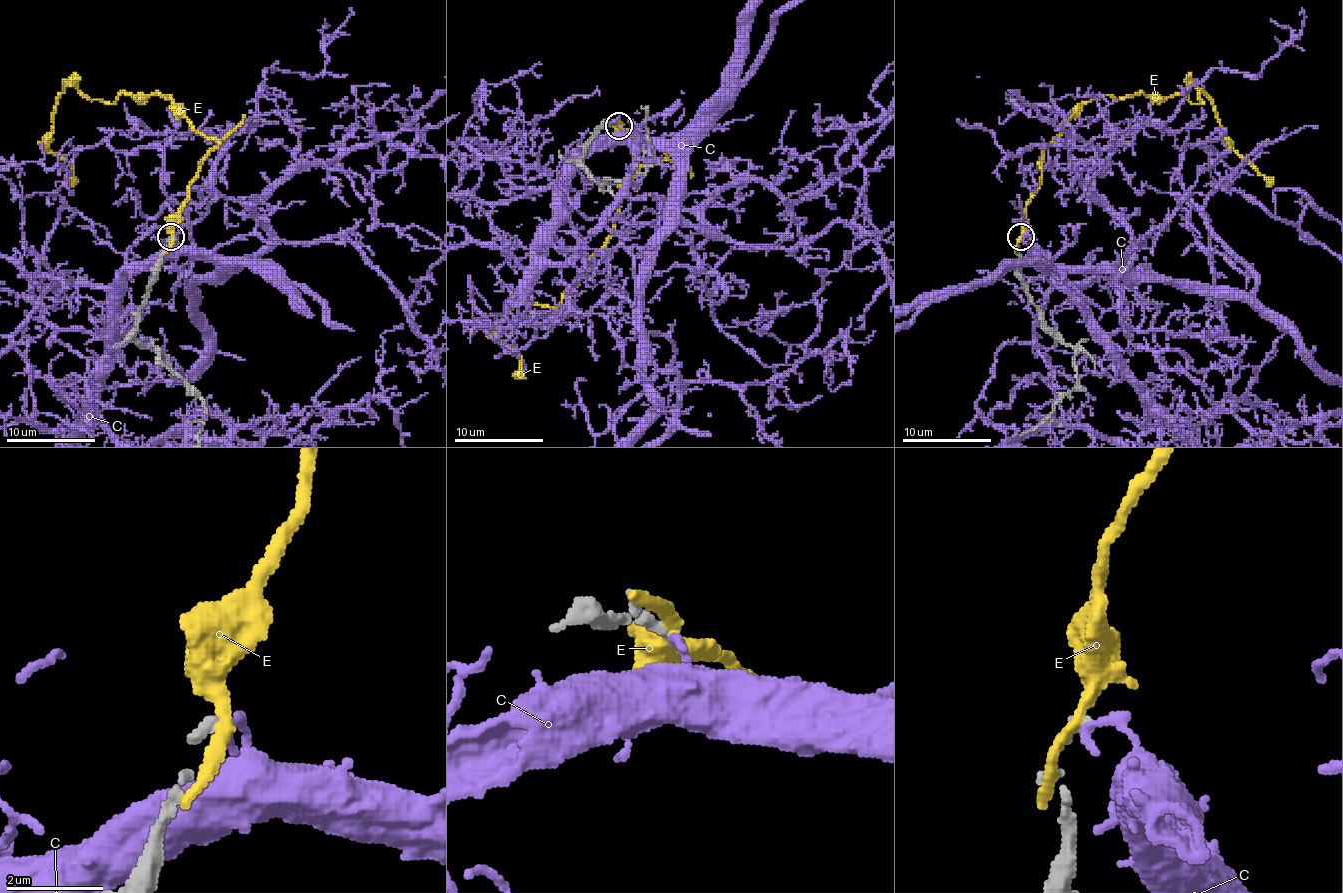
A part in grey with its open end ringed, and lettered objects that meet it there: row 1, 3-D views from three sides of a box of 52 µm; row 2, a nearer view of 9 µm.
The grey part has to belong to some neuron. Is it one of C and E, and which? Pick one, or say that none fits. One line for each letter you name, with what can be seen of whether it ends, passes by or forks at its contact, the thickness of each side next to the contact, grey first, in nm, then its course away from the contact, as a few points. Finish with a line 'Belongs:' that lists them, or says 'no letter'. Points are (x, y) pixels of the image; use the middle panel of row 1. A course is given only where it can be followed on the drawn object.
Belongs: no letter

